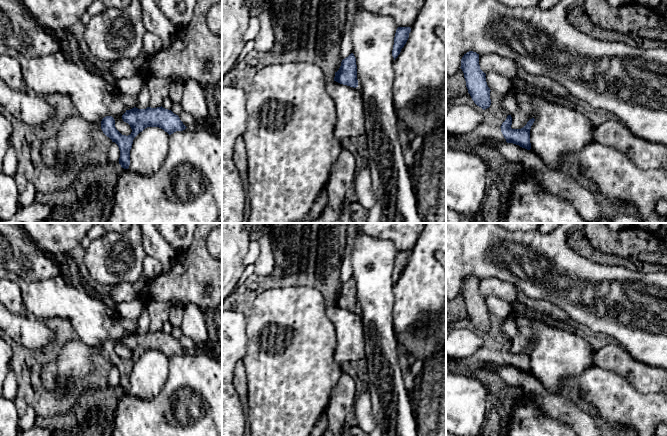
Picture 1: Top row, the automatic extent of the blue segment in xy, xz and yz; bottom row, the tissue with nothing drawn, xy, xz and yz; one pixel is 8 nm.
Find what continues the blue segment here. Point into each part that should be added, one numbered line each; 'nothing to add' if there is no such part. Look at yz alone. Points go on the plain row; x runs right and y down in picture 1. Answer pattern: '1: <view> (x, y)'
nothing to add

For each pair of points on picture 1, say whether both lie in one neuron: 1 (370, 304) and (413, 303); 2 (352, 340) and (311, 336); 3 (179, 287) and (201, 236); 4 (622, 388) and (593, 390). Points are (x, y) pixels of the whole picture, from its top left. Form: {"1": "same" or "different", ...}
{"1": "different", "2": "different", "3": "same", "4": "same"}

